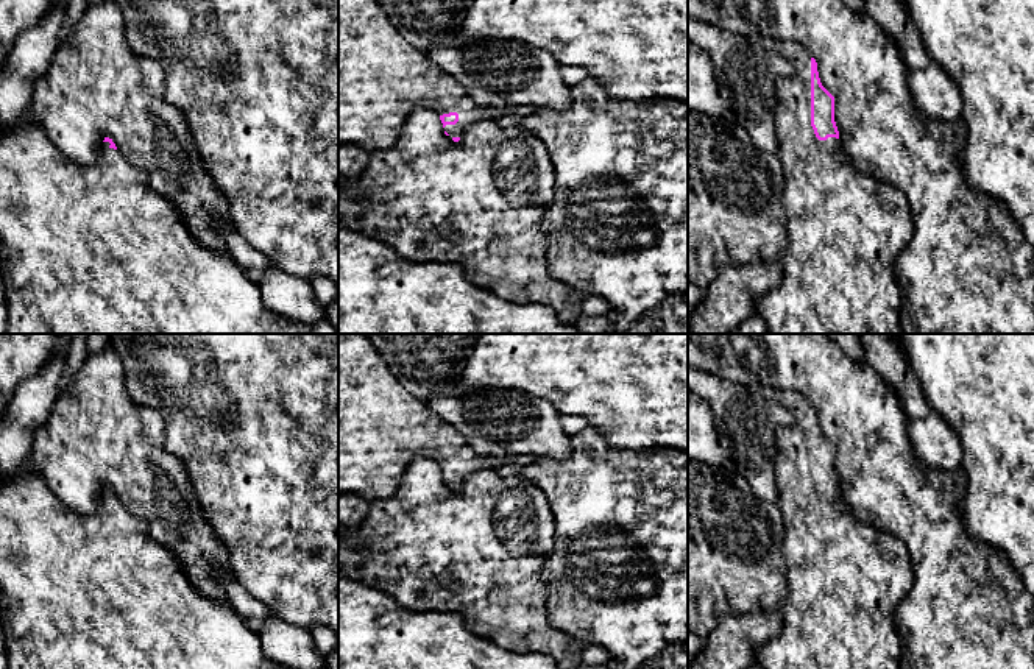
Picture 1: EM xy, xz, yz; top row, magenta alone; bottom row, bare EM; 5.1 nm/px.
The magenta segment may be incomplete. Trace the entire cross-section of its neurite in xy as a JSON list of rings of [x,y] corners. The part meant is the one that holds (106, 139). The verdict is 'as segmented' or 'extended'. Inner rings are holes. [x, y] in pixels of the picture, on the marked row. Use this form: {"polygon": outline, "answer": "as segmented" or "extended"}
{"polygon": [[[27,119],[12,128],[0,128],[0,260],[6,334],[313,334],[312,327],[273,313],[259,284],[250,281],[229,254],[207,251],[184,226],[176,206],[150,187],[147,173],[134,167],[109,137],[104,137],[97,162],[83,167],[67,159],[44,129]]], "answer": "extended"}

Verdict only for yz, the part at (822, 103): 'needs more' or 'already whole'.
needs more

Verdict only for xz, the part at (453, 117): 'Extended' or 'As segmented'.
Extended

